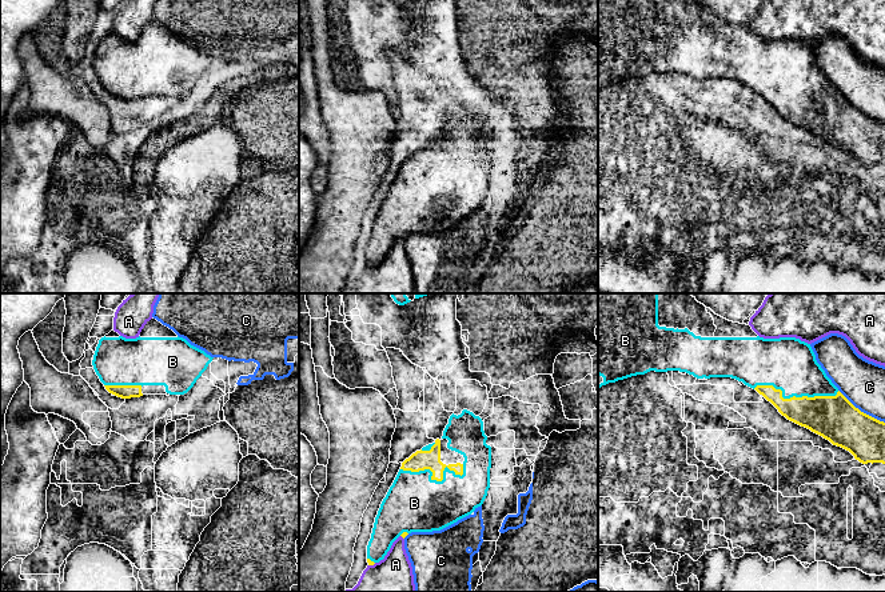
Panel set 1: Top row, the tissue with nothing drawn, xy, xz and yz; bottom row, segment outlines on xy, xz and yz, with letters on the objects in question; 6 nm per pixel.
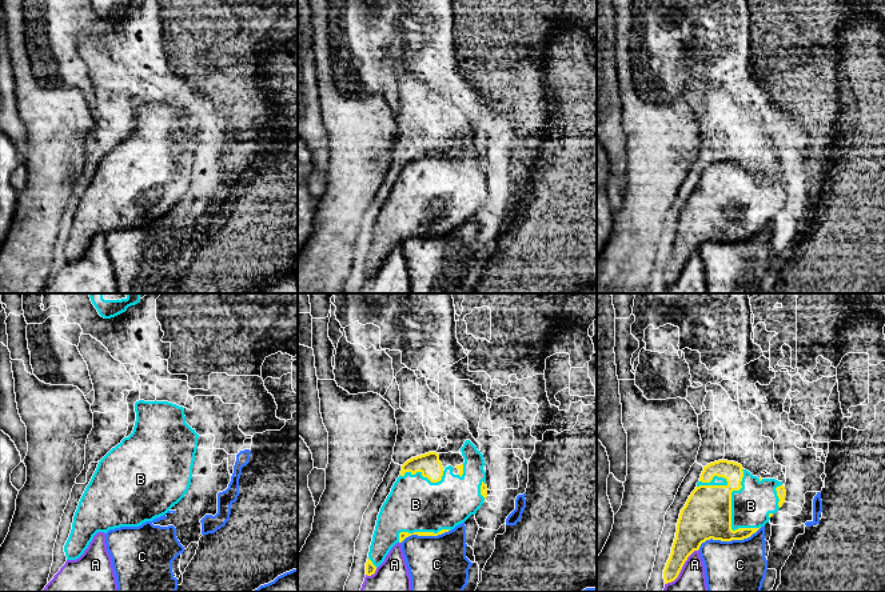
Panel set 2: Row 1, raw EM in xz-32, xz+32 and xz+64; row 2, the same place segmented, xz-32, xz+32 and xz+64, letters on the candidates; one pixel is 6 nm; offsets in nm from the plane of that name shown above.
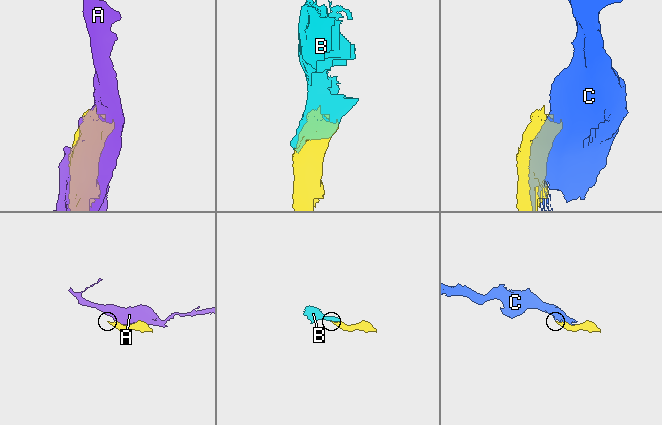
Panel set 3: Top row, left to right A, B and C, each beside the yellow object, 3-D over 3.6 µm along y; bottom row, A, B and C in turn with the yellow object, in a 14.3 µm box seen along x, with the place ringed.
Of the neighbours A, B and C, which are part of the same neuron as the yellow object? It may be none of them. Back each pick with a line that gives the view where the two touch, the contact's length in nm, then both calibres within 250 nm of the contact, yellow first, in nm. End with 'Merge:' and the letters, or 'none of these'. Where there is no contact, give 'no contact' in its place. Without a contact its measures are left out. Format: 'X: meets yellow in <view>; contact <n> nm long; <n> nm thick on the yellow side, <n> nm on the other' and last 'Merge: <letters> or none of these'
B: meets yellow in yz; contact 500 nm long; 260 nm thick on the yellow side, 320 nm on the other
Merge: B

